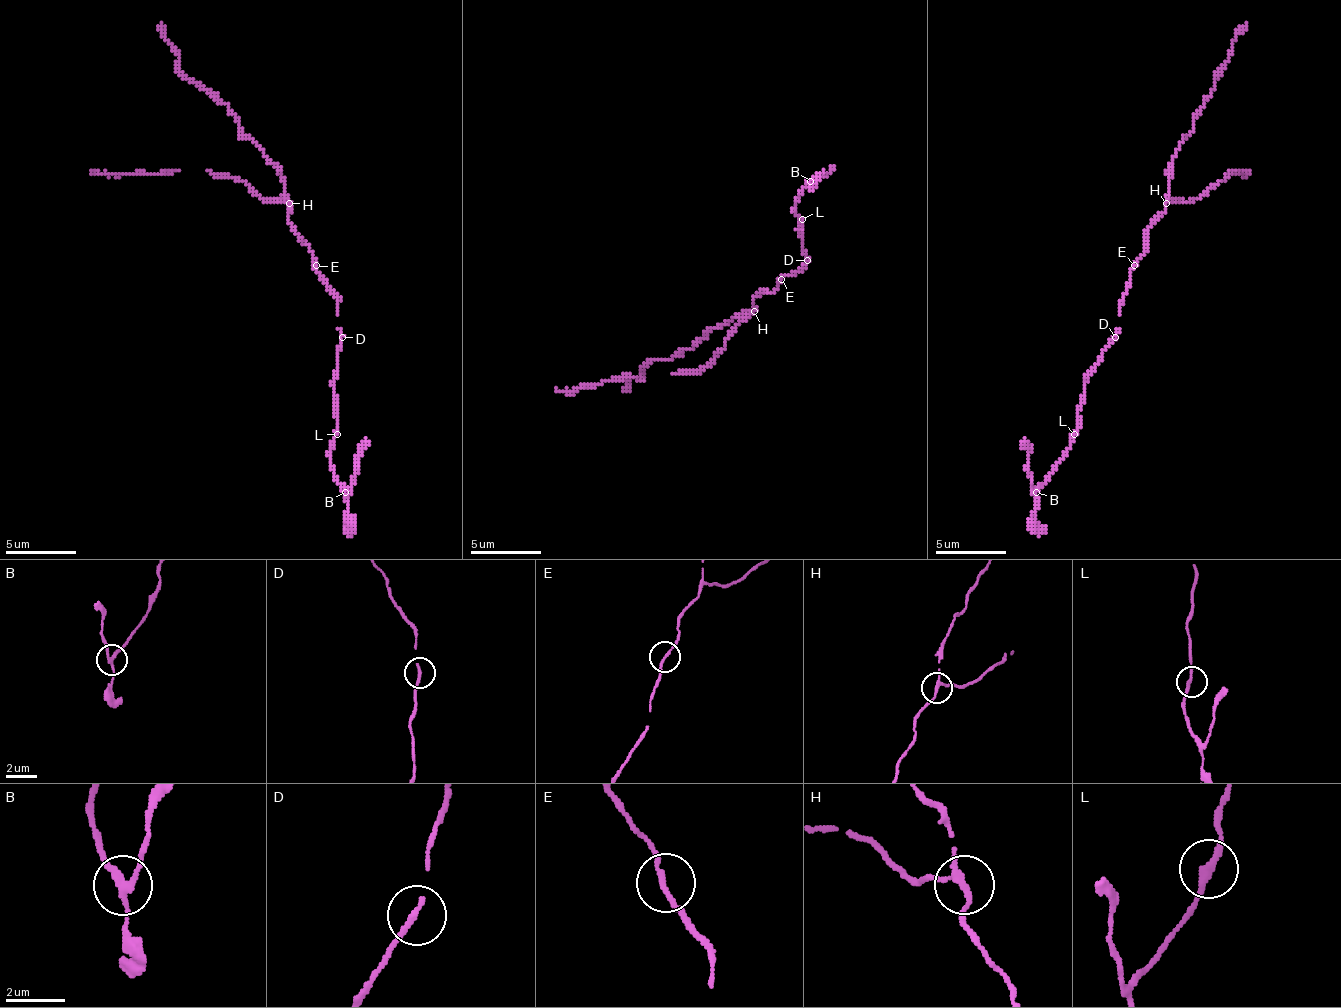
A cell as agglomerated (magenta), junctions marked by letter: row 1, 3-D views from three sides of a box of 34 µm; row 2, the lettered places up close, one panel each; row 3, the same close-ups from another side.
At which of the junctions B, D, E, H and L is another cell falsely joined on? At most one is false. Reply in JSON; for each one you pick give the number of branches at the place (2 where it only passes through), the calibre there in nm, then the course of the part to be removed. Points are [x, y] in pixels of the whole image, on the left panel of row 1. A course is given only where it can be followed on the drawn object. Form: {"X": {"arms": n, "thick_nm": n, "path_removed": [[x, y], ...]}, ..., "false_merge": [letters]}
{"B": {"arms": 3, "thick_nm": 190, "path_removed": [[344, 491], [365, 438]]}, "false_merge": ["B"]}

